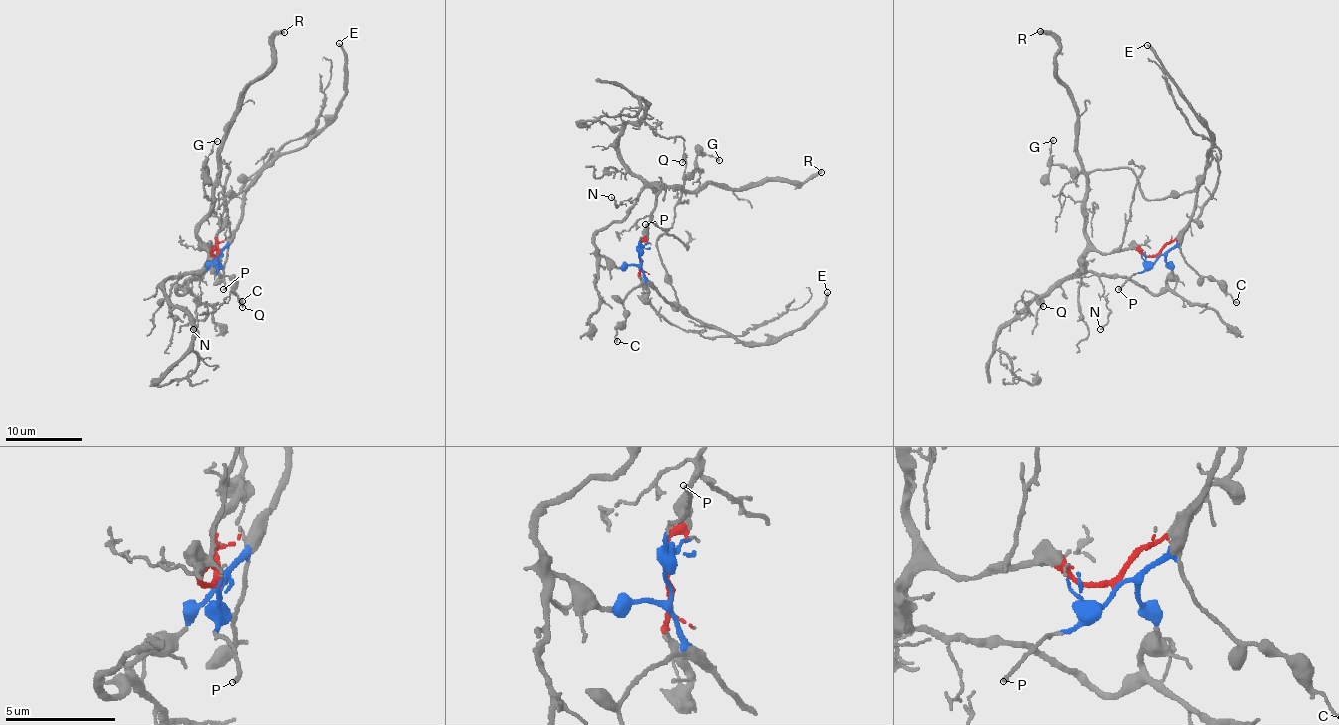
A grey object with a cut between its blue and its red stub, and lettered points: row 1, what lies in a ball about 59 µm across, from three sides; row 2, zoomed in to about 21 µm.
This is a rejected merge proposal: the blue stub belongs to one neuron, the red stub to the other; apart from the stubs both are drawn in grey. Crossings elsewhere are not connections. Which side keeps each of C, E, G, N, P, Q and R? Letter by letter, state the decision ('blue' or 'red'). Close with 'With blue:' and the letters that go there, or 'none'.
C: blue
E: blue
G: blue
N: red
P: blue
Q: red
R: red
With blue: C, E, G, P

